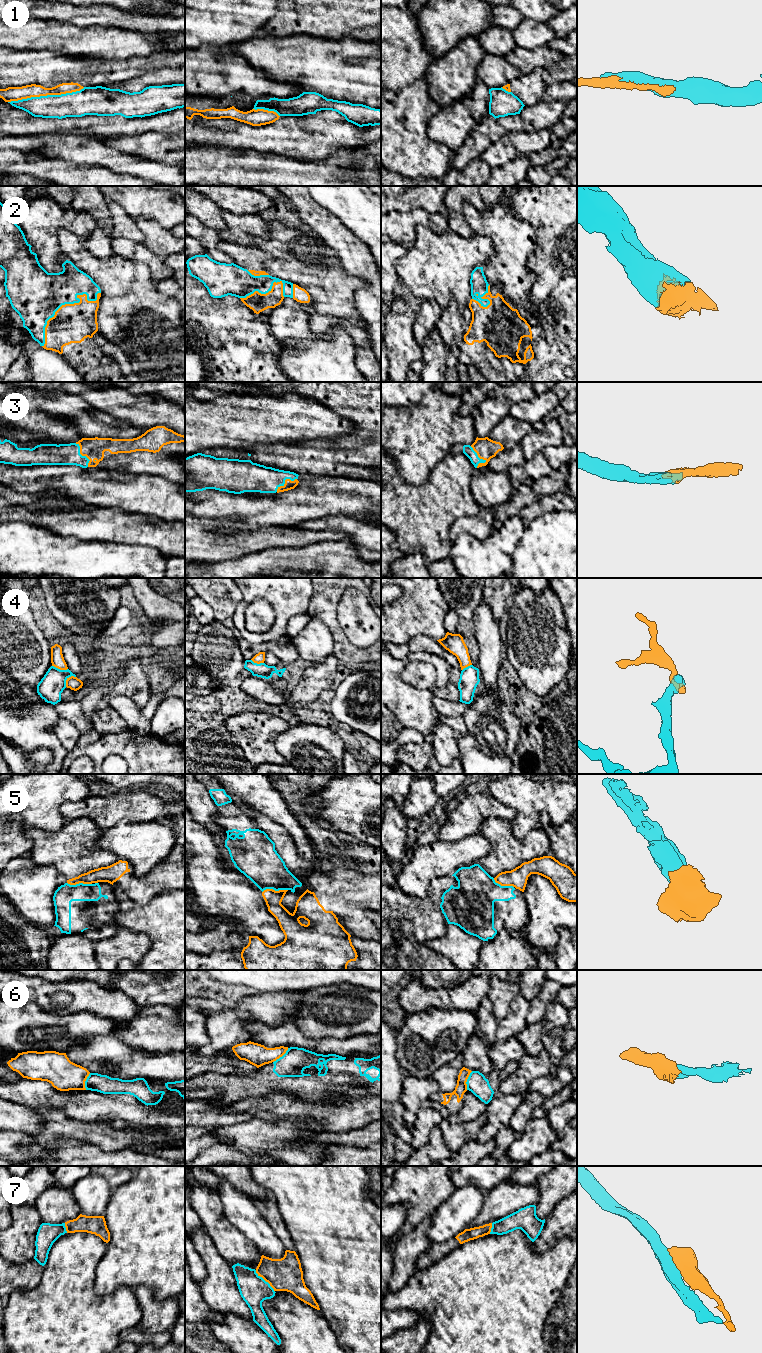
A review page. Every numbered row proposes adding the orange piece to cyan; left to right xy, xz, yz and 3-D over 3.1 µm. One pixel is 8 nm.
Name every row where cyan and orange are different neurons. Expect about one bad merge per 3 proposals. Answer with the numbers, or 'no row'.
4, 5, 6, 7

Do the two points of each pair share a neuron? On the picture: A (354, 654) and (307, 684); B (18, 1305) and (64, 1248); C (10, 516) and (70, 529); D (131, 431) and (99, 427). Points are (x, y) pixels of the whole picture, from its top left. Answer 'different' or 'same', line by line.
A: different
B: same
C: same
D: same

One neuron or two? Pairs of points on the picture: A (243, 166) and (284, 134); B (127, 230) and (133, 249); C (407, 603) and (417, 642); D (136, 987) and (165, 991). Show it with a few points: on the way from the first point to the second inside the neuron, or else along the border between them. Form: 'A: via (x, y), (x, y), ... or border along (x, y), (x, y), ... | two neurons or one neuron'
A: border along (236, 148), (253, 149), (259, 153) | two neurons
B: border along (112, 238), (129, 238), (142, 243) | two neurons
C: border along (436, 639), (430, 636), (416, 635), (407, 644) | two neurons
D: via (143, 988), (158, 989) | one neuron

